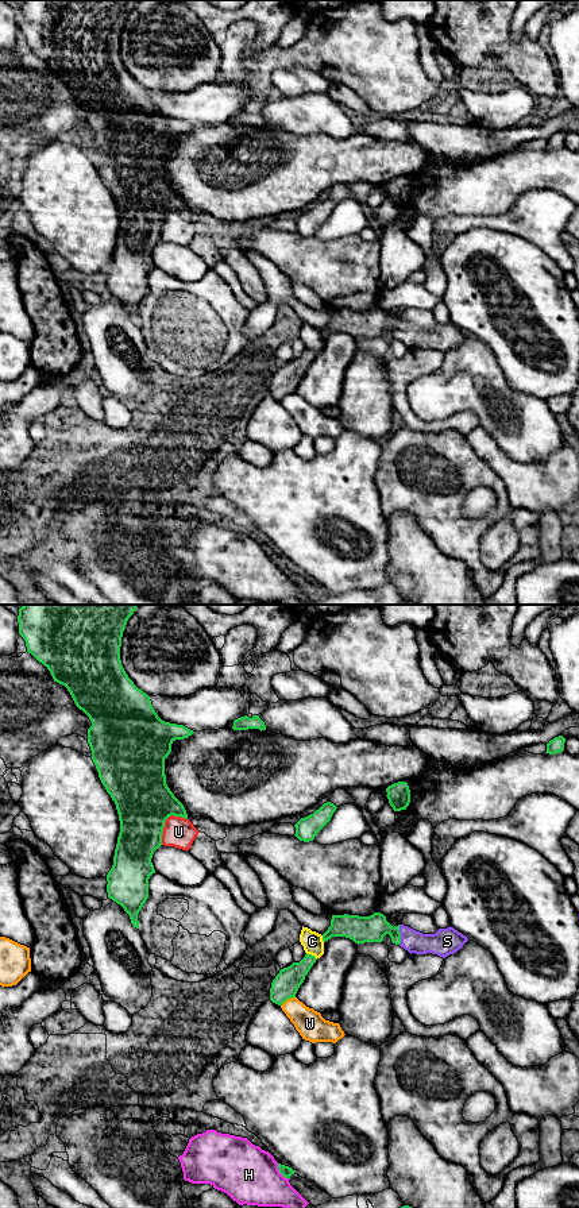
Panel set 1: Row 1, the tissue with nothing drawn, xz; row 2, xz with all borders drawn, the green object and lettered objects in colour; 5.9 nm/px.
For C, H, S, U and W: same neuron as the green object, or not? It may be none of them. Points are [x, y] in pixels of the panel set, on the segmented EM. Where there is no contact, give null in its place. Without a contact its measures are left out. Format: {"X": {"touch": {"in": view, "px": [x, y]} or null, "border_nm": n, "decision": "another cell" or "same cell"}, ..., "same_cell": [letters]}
{"C": {"touch": {"in": "xz", "px": [311, 954]}, "border_nm": 70, "decision": "another cell"}, "H": {"touch": {"in": "xz", "px": [280, 1172]}, "border_nm": 120, "decision": "another cell"}, "S": {"touch": {"in": "xz", "px": [400, 934]}, "border_nm": 120, "decision": "same cell"}, "U": {"touch": {"in": "xz", "px": [165, 821]}, "border_nm": 220, "decision": "another cell"}, "W": {"touch": {"in": "xz", "px": [288, 998]}, "border_nm": 110, "decision": "another cell"}, "same_cell": ["S"]}

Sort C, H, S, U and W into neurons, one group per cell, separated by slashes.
C / H / S / U / W

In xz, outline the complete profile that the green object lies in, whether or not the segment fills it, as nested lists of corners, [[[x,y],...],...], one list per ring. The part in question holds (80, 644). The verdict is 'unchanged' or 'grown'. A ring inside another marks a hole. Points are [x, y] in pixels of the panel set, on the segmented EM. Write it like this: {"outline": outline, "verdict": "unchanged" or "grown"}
{"outline": [[[23,605],[19,609],[19,634],[27,652],[42,663],[54,682],[65,686],[76,706],[90,719],[88,744],[99,777],[116,804],[120,833],[113,856],[113,865],[107,875],[108,898],[120,904],[139,929],[138,914],[148,898],[148,879],[155,873],[151,862],[154,852],[162,845],[162,833],[169,817],[188,819],[184,804],[166,784],[165,759],[175,740],[184,740],[194,732],[184,725],[162,721],[155,713],[150,696],[138,688],[126,674],[120,660],[121,637],[128,618],[139,605]]], "verdict": "unchanged"}

